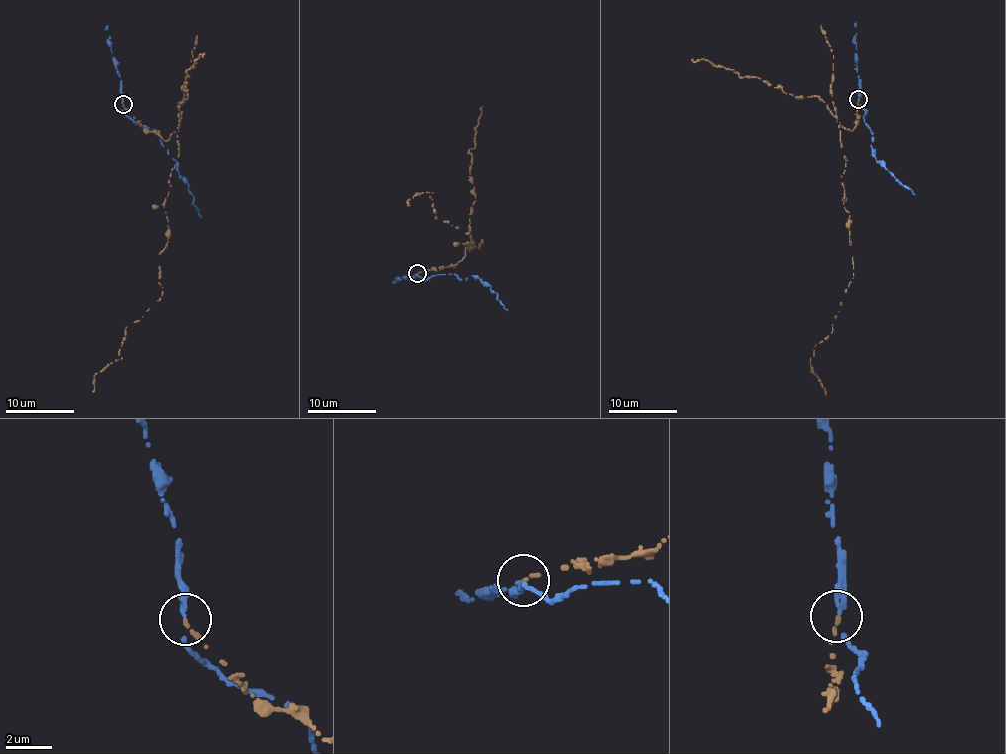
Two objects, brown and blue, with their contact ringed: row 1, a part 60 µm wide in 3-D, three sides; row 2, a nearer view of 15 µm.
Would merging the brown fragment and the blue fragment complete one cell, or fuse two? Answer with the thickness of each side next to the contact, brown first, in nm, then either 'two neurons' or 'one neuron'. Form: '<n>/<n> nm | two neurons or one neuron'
190/190 nm | two neurons

